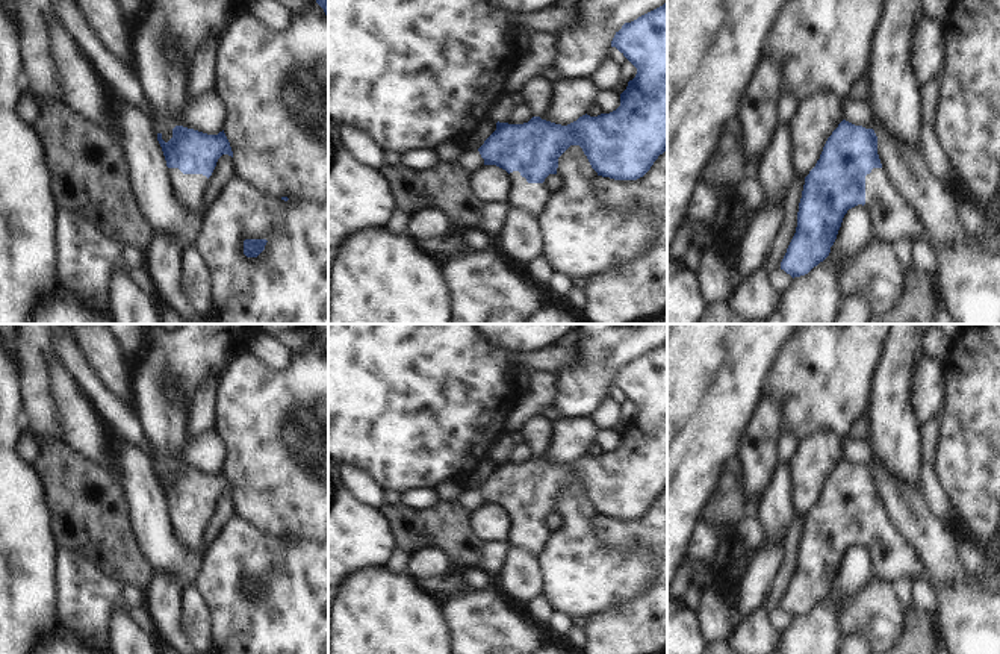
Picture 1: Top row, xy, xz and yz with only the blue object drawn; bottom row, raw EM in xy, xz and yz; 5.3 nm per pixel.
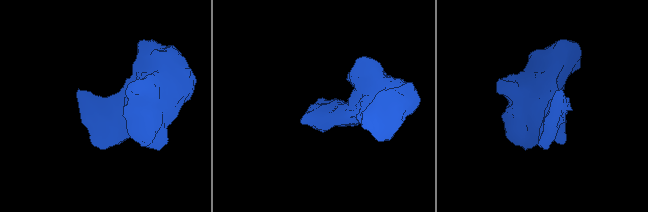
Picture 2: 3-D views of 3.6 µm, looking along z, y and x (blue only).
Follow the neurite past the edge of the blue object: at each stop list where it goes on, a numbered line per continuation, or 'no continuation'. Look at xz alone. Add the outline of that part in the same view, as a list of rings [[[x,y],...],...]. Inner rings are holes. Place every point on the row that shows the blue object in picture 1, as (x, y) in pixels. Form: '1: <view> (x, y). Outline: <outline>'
1: xz (531, 197). Outline: [[[513,171],[508,176],[511,182],[508,203],[539,218],[546,200],[549,198],[549,192],[546,191],[545,185],[528,183],[519,171]]]

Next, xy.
1: xy (188, 189). Outline: [[[168,168],[174,198],[189,212],[200,209],[209,179],[203,174],[183,174],[179,168]]]

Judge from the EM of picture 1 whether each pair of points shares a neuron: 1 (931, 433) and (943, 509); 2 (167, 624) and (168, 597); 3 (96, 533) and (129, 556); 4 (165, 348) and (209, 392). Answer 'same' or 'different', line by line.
1: same
2: same
3: same
4: different

